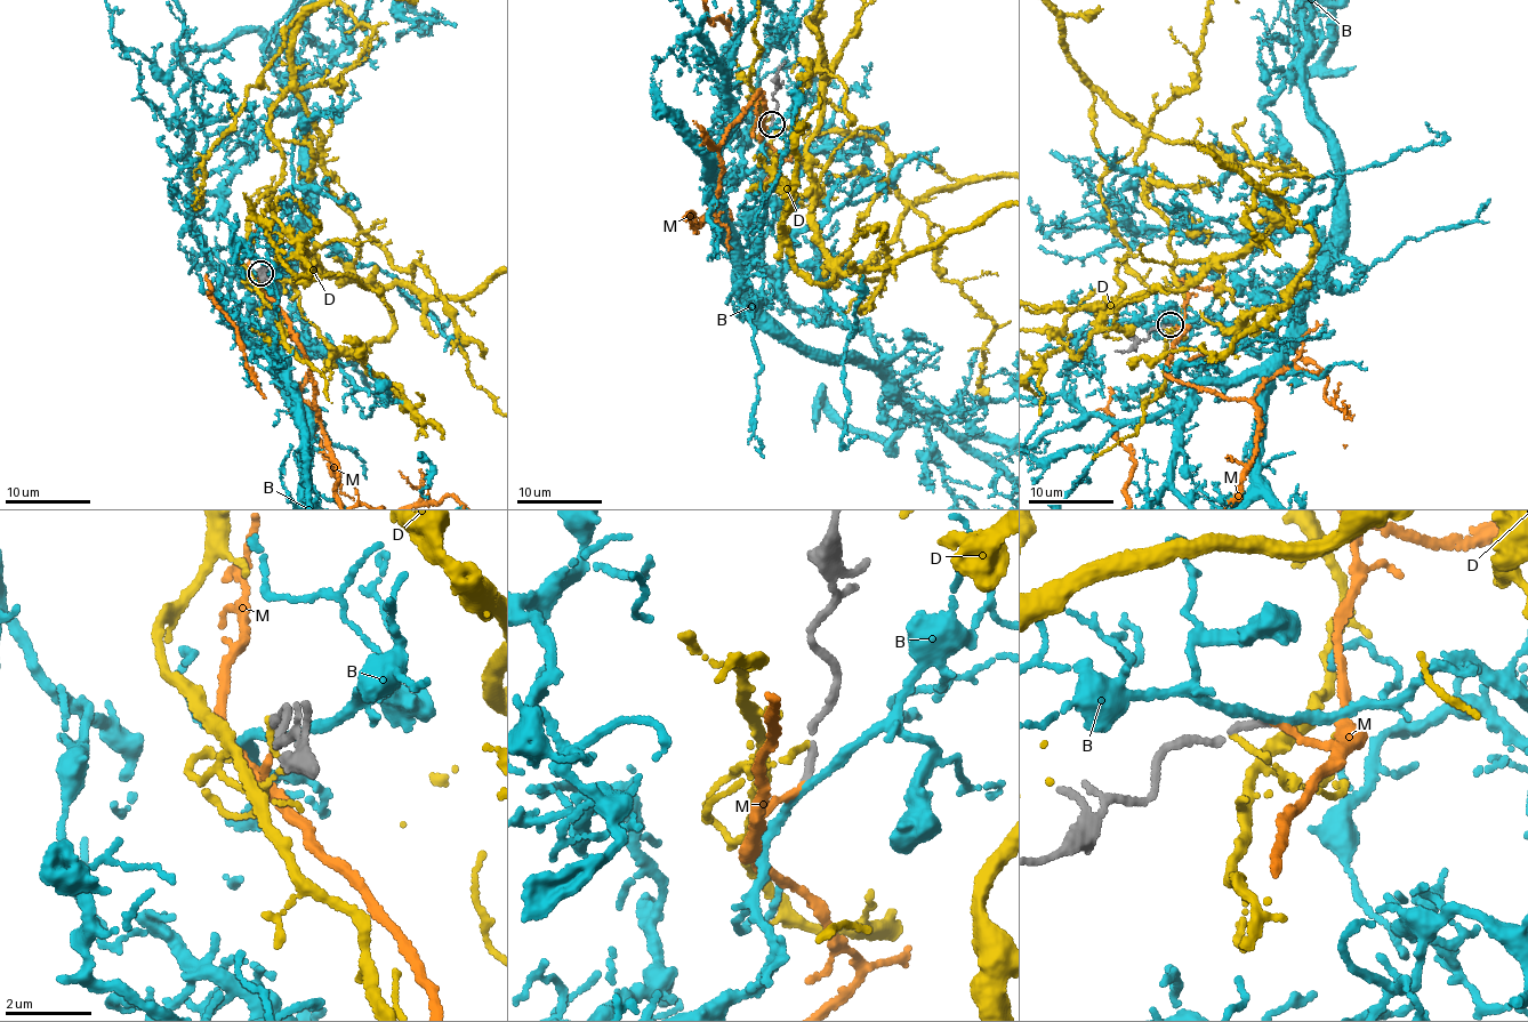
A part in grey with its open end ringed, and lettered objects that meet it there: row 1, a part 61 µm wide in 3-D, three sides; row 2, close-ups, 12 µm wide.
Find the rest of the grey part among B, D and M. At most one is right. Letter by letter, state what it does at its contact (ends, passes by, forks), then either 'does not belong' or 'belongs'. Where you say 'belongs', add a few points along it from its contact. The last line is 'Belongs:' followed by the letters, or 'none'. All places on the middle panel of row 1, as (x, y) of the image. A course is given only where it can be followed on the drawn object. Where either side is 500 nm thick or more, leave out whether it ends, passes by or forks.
B: it passes by | does not belong
D: it ends | does not belong
M: it ends | belongs
Belongs: M

